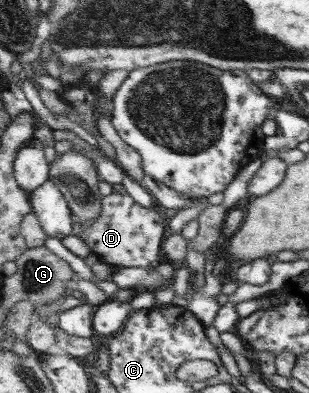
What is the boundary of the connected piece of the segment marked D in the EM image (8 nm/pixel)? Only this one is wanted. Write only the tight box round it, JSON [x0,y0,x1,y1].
[73,192,165,269]

